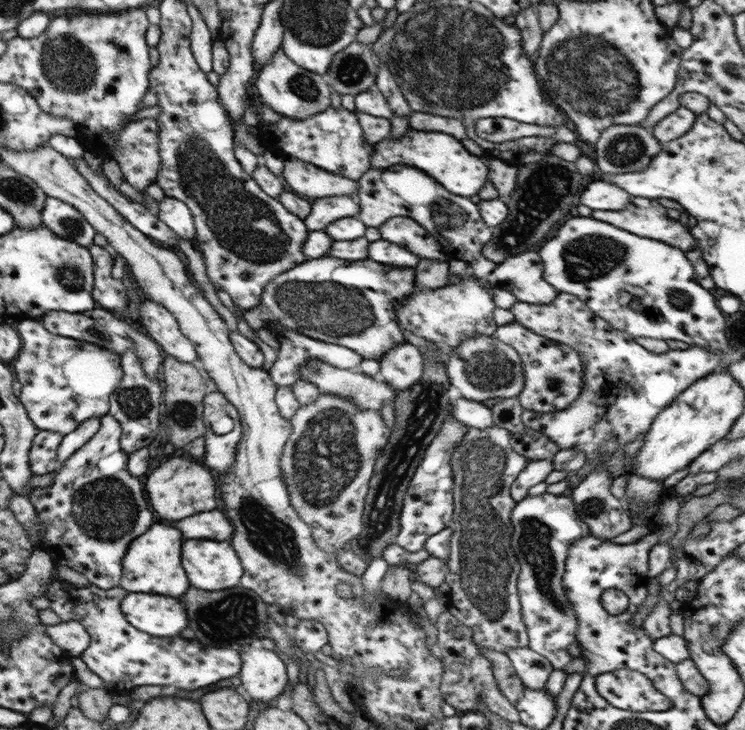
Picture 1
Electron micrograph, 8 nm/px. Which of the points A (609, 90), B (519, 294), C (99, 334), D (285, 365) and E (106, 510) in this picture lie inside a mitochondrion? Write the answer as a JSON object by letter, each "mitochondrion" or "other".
{"A":"mitochondrion","B":"other","C":"mitochondrion","D":"other","E":"mitochondrion"}

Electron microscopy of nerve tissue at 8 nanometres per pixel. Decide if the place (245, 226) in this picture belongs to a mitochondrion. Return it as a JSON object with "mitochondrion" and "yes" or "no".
{"mitochondrion":"yes"}

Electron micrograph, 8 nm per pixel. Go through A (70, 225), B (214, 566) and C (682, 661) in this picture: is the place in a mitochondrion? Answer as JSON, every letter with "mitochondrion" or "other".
{"A":"mitochondrion","B":"other","C":"other"}

